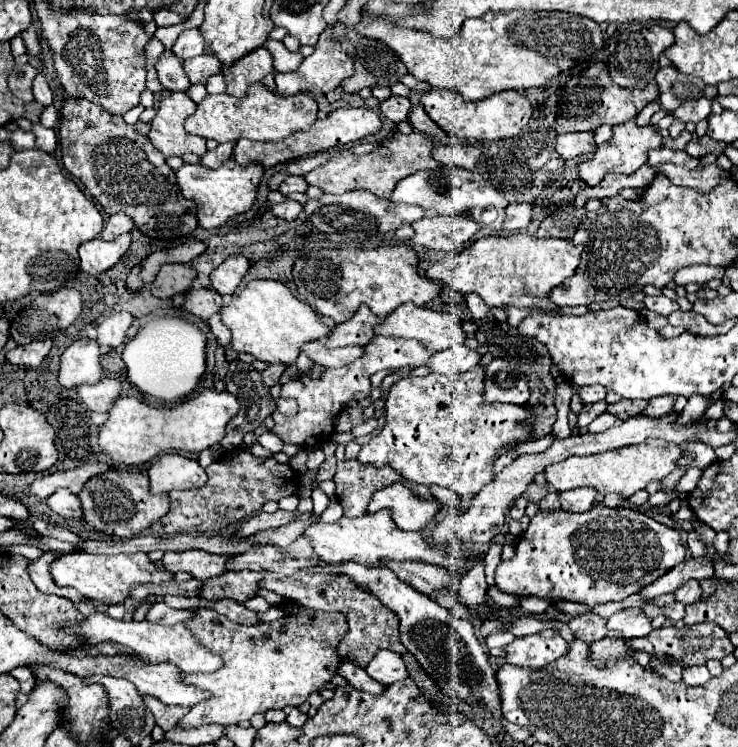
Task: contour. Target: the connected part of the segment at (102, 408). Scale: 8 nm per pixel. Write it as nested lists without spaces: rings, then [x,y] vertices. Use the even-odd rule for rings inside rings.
[[[102,378],[98,384],[78,386],[78,394],[92,412],[108,412],[114,400],[120,398],[120,382],[114,378]]]

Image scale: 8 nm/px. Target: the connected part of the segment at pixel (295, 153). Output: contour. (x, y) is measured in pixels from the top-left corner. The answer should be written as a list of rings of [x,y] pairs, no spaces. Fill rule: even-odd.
[[[342,108],[342,110],[328,114],[328,118],[318,120],[308,132],[298,132],[282,142],[262,142],[260,144],[260,142],[250,142],[250,140],[238,140],[238,144],[234,148],[234,160],[238,162],[238,166],[258,162],[264,168],[272,168],[282,162],[290,162],[290,160],[296,160],[296,158],[302,158],[308,154],[318,154],[318,152],[324,152],[330,148],[338,148],[338,146],[362,140],[370,134],[376,134],[380,130],[380,126],[382,126],[382,120],[380,120],[378,112],[372,108]]]

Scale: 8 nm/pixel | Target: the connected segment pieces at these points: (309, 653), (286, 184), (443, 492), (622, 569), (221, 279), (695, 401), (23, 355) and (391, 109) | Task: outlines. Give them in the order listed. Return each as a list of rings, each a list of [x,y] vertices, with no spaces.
[[[202,608],[196,610],[196,616],[188,620],[186,626],[196,634],[202,646],[224,658],[224,668],[214,674],[184,674],[186,682],[212,692],[212,698],[192,706],[178,724],[180,728],[198,728],[204,724],[232,726],[272,708],[298,708],[312,692],[320,692],[338,672],[342,658],[336,648],[348,632],[344,614],[306,614],[306,610],[298,616],[286,616],[258,626],[240,626],[222,618],[216,610]]]
[[[290,176],[288,180],[284,180],[280,184],[278,190],[282,194],[290,194],[290,192],[306,192],[306,188],[308,188],[308,184],[306,184],[306,180],[302,176]]]
[[[432,485],[429,487],[429,489],[431,493],[434,494],[434,497],[437,498],[442,505],[457,509],[459,508],[460,498],[451,490],[437,485]]]
[[[598,504],[594,506],[594,510],[588,510],[586,514],[570,514],[564,510],[538,512],[532,518],[530,528],[524,534],[520,534],[514,558],[500,562],[496,570],[496,586],[512,596],[538,596],[550,602],[570,600],[588,604],[592,608],[596,604],[624,600],[626,596],[640,592],[644,586],[664,576],[684,558],[686,548],[680,542],[680,532],[656,522],[646,514],[640,514],[638,510],[606,508]]]
[[[228,256],[228,258],[212,272],[212,276],[210,276],[212,288],[214,288],[218,294],[222,294],[222,296],[234,294],[234,292],[238,290],[238,286],[240,286],[242,276],[248,272],[248,268],[250,268],[248,258],[244,258],[244,256]]]
[[[690,398],[688,404],[686,404],[686,408],[684,408],[682,414],[680,414],[678,424],[686,424],[686,422],[690,422],[690,420],[700,418],[700,416],[706,412],[706,408],[708,408],[708,400],[706,400],[706,398]]]
[[[46,338],[46,340],[34,340],[30,344],[24,344],[24,346],[16,346],[14,350],[8,352],[8,362],[12,364],[20,364],[20,366],[38,366],[42,364],[42,360],[48,356],[52,348],[52,340]]]
[[[390,96],[388,100],[382,102],[380,110],[382,110],[382,116],[386,116],[388,120],[392,120],[394,124],[400,124],[400,122],[408,120],[410,100],[402,98],[402,96]]]

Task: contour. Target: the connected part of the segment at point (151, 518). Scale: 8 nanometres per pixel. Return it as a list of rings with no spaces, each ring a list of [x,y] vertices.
[[[112,468],[106,474],[90,478],[78,496],[82,500],[84,520],[96,530],[118,538],[132,538],[142,530],[150,528],[150,524],[160,520],[170,506],[168,494],[150,494],[146,474],[118,468]]]

